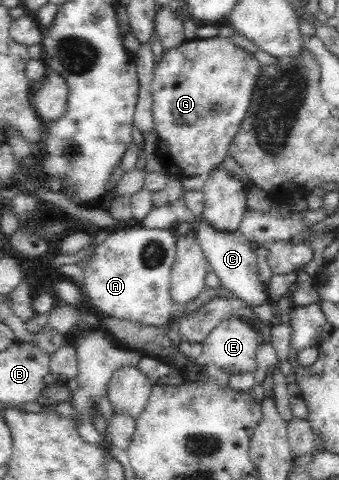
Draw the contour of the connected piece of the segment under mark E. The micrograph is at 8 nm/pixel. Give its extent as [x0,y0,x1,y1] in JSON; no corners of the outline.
[201,319,257,375]

